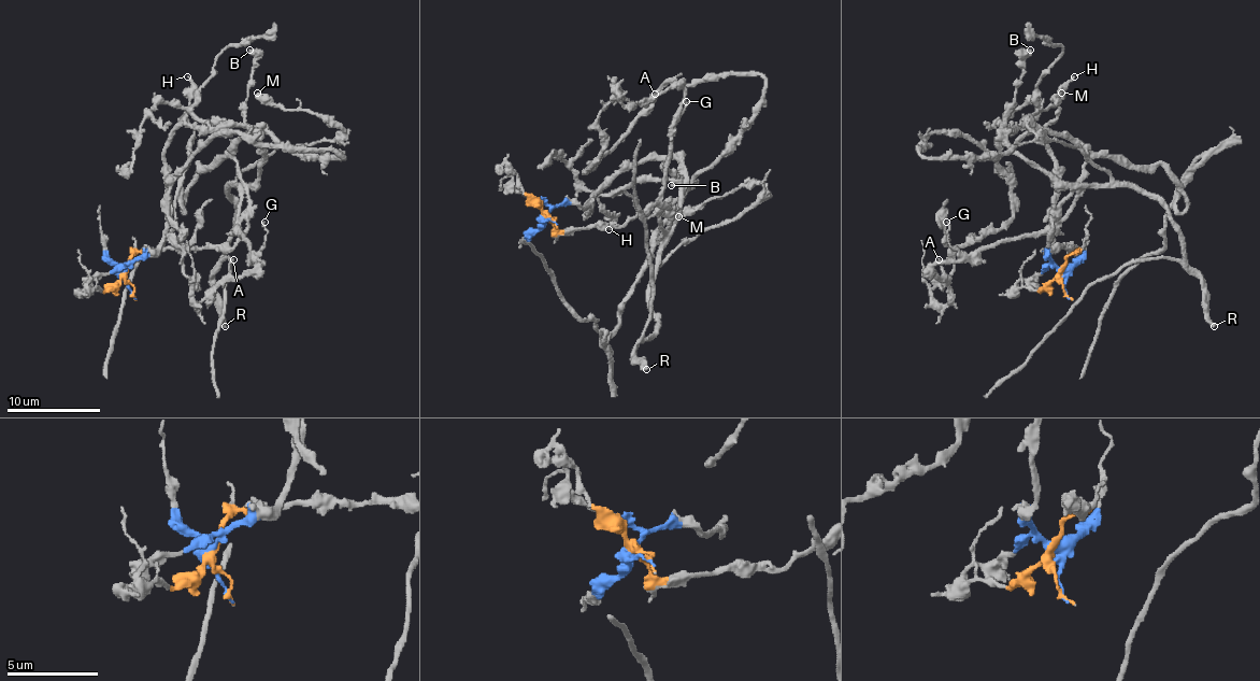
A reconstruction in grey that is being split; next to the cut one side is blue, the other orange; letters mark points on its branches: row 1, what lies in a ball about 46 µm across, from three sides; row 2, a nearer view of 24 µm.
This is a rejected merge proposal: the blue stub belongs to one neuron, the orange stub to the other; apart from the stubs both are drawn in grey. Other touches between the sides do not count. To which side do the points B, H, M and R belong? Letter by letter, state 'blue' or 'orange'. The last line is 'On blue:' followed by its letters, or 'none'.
B: blue
H: blue
M: blue
R: blue
On blue: B, H, M, R

